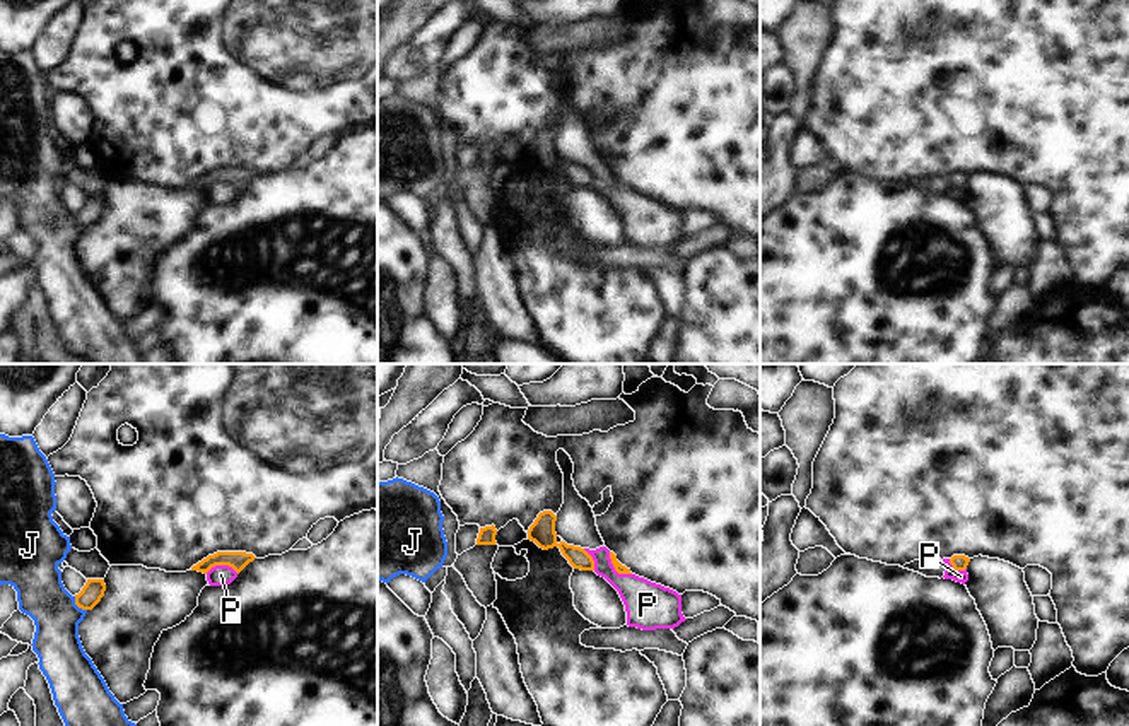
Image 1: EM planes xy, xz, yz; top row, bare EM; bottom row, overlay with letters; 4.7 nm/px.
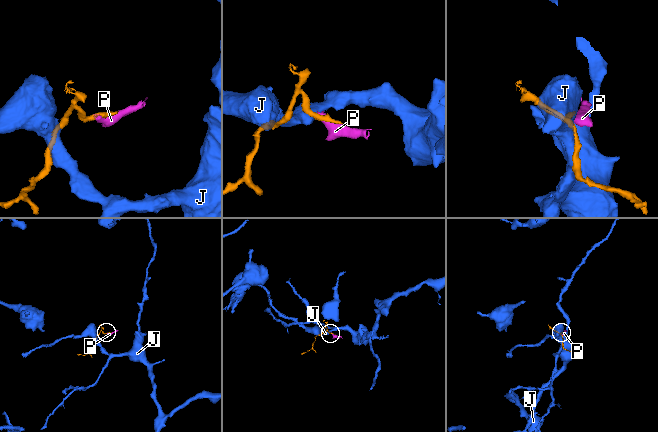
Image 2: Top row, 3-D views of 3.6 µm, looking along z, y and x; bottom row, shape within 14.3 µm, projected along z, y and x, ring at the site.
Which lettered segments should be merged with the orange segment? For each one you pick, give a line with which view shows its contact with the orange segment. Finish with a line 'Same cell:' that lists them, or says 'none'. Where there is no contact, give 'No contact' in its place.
Same cell: none

